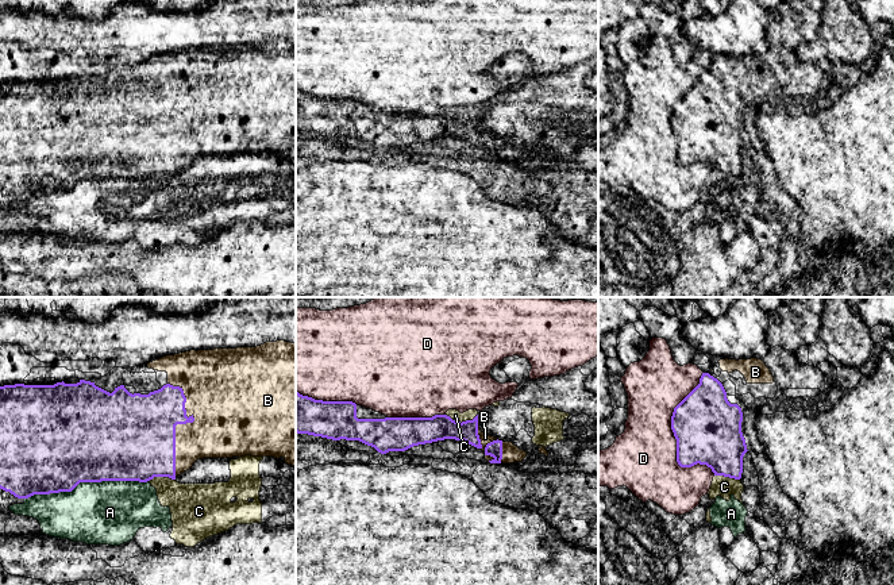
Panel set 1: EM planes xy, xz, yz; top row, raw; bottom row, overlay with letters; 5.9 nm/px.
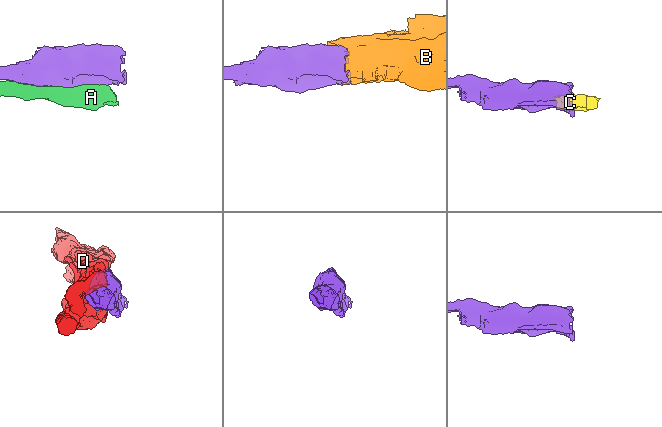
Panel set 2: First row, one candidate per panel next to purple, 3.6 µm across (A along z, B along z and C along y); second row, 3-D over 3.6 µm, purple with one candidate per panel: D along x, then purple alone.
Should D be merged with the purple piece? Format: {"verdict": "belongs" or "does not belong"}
{"verdict": "does not belong"}

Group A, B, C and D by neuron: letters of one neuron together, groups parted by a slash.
A C / B / D

